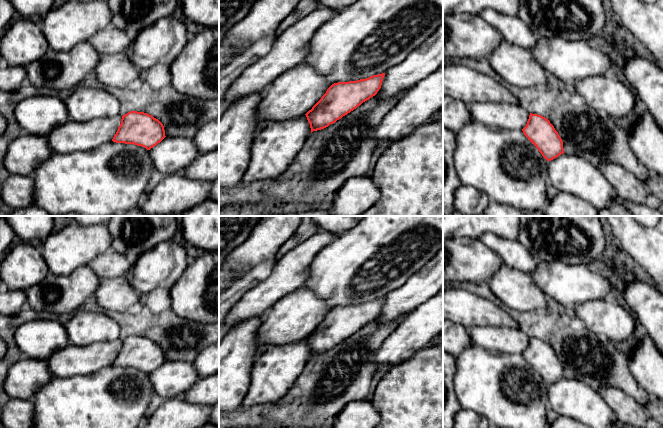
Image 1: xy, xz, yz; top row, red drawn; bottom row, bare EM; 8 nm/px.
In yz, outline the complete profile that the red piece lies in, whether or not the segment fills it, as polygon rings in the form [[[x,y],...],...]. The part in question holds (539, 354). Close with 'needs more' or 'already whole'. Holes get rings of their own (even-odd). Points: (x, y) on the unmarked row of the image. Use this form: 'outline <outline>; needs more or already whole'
outline [[[530,337],[527,348],[522,355],[547,385],[564,377],[561,361],[545,341]]]; already whole

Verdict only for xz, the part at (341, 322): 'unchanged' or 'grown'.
unchanged

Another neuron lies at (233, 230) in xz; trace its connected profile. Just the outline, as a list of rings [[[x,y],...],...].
[[[219,216],[219,269],[229,253],[243,244],[263,216]]]

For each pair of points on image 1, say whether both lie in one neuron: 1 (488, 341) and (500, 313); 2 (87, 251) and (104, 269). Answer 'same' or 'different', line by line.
1: different
2: different

